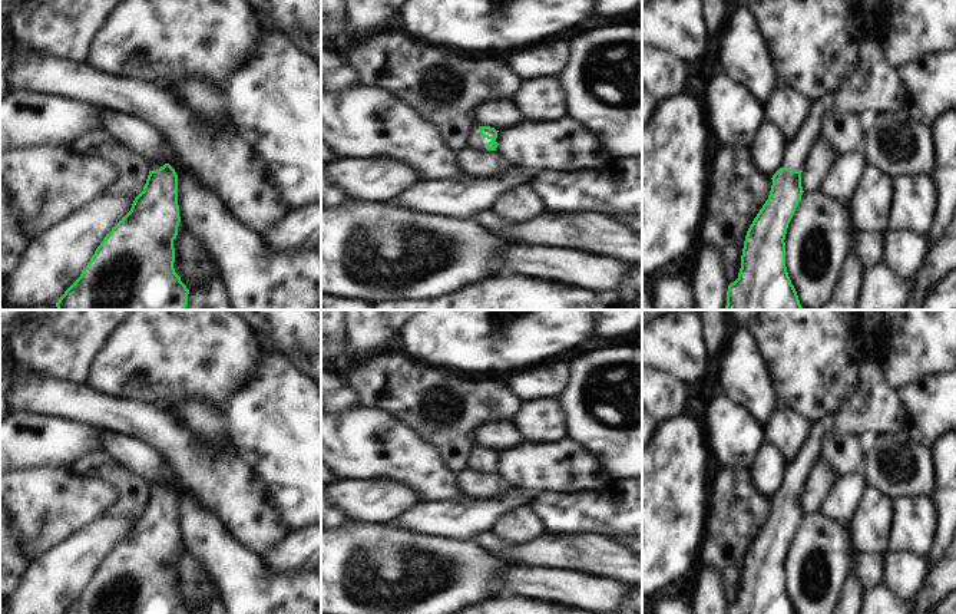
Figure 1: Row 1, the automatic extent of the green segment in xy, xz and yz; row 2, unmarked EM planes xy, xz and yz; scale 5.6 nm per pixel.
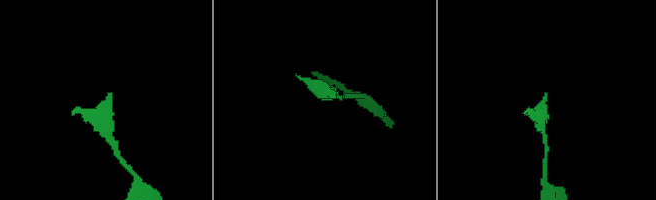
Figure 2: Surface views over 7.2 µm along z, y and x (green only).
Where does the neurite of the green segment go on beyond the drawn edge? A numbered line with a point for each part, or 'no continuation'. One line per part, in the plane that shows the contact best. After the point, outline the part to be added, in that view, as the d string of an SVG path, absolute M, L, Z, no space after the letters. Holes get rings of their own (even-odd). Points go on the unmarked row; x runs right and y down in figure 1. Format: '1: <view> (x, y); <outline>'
1: xz (475, 462); M472 448L469 450L469 456L466 459L466 468L472 469L472 471L479 471L479 472L487 472L487 465L492 460L483 459L480 456L480 449L479 448Z

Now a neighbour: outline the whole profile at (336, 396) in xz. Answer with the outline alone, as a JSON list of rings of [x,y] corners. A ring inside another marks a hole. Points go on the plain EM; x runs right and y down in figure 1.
[[[321,369],[321,415],[340,413],[357,405],[354,392],[338,376]]]

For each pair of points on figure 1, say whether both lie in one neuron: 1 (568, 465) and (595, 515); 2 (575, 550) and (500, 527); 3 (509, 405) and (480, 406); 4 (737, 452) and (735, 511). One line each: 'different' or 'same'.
1: different
2: different
3: same
4: different

